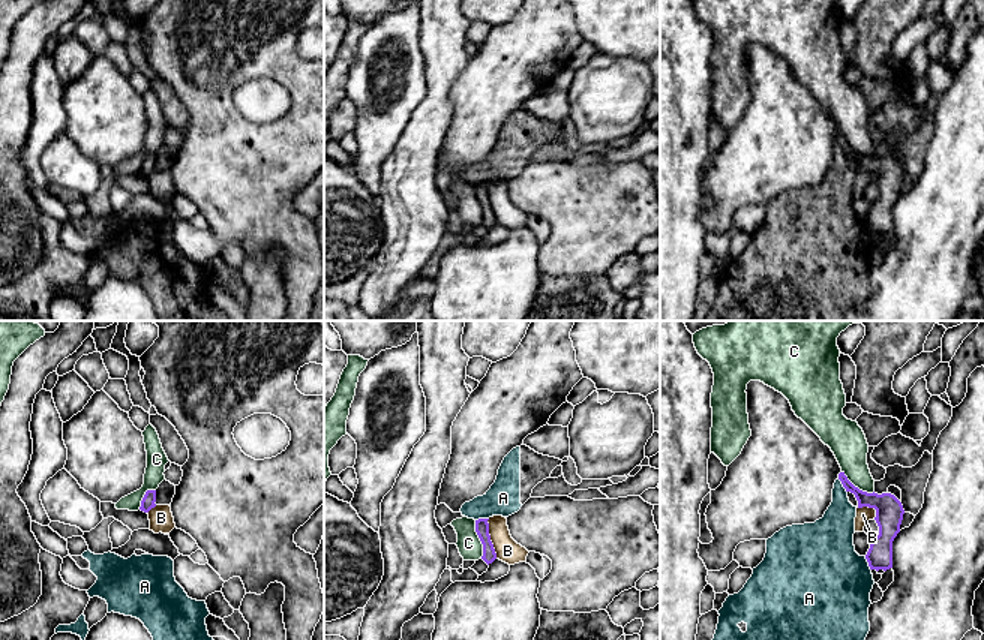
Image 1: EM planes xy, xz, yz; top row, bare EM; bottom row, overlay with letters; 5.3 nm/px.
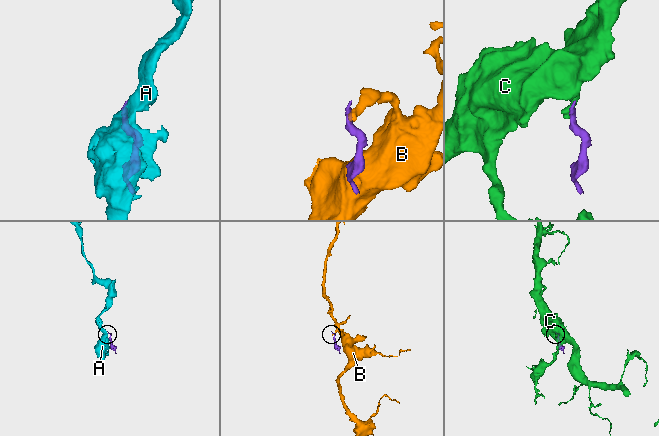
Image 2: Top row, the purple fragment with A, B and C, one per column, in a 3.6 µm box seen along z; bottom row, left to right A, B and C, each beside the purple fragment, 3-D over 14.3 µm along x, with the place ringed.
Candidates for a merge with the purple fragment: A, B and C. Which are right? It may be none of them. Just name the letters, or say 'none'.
none

